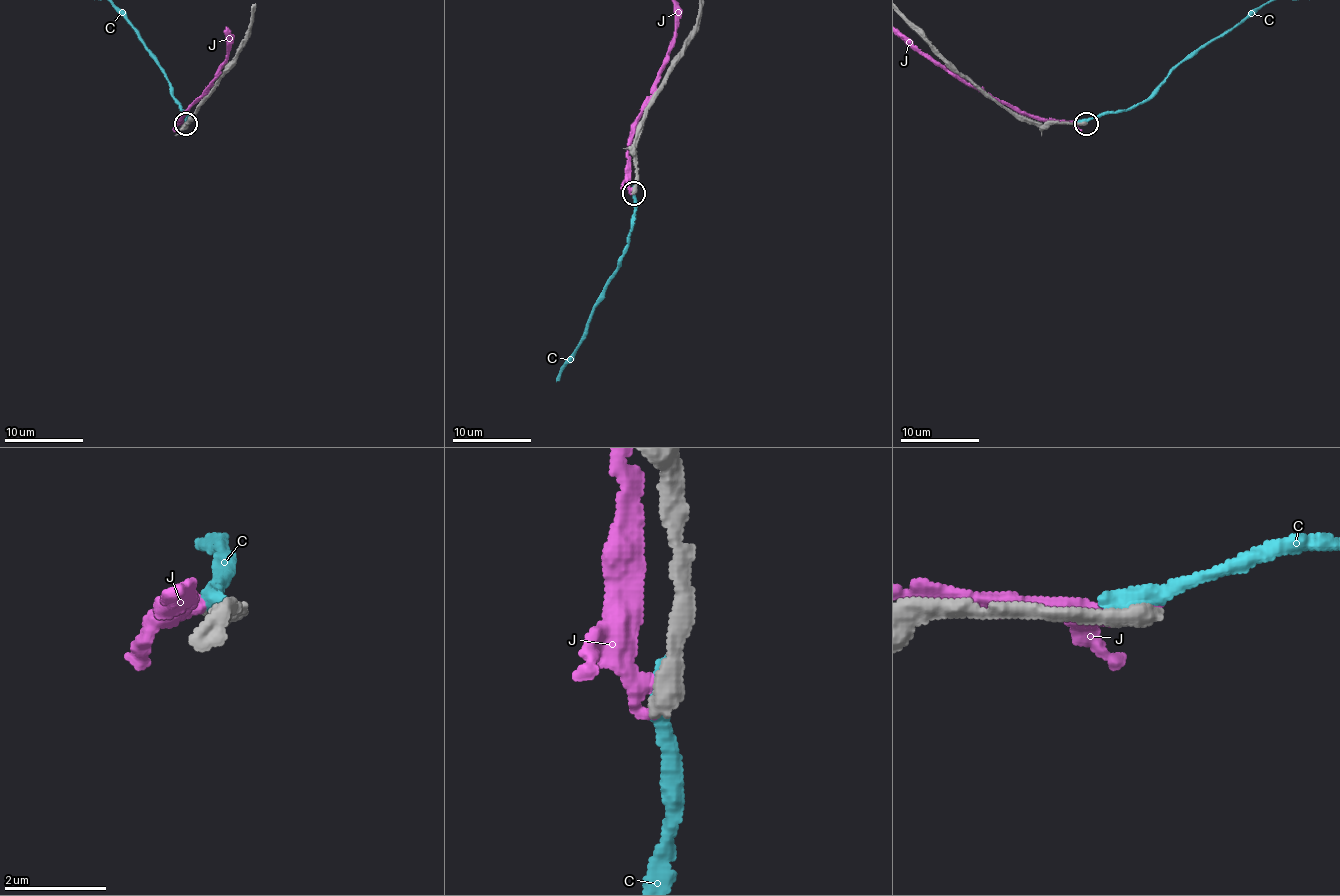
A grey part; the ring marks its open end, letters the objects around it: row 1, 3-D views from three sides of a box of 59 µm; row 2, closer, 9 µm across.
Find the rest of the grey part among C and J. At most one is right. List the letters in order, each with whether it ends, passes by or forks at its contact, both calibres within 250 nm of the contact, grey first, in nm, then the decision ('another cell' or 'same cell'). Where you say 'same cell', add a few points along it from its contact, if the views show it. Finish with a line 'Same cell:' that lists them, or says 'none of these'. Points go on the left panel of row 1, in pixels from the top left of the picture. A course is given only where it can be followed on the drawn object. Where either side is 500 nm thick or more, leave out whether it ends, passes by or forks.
C: it ends; calibres 440 and 420 nm; another cell
J: it ends; calibres 440 and 280 nm; another cell
Same cell: none of these

